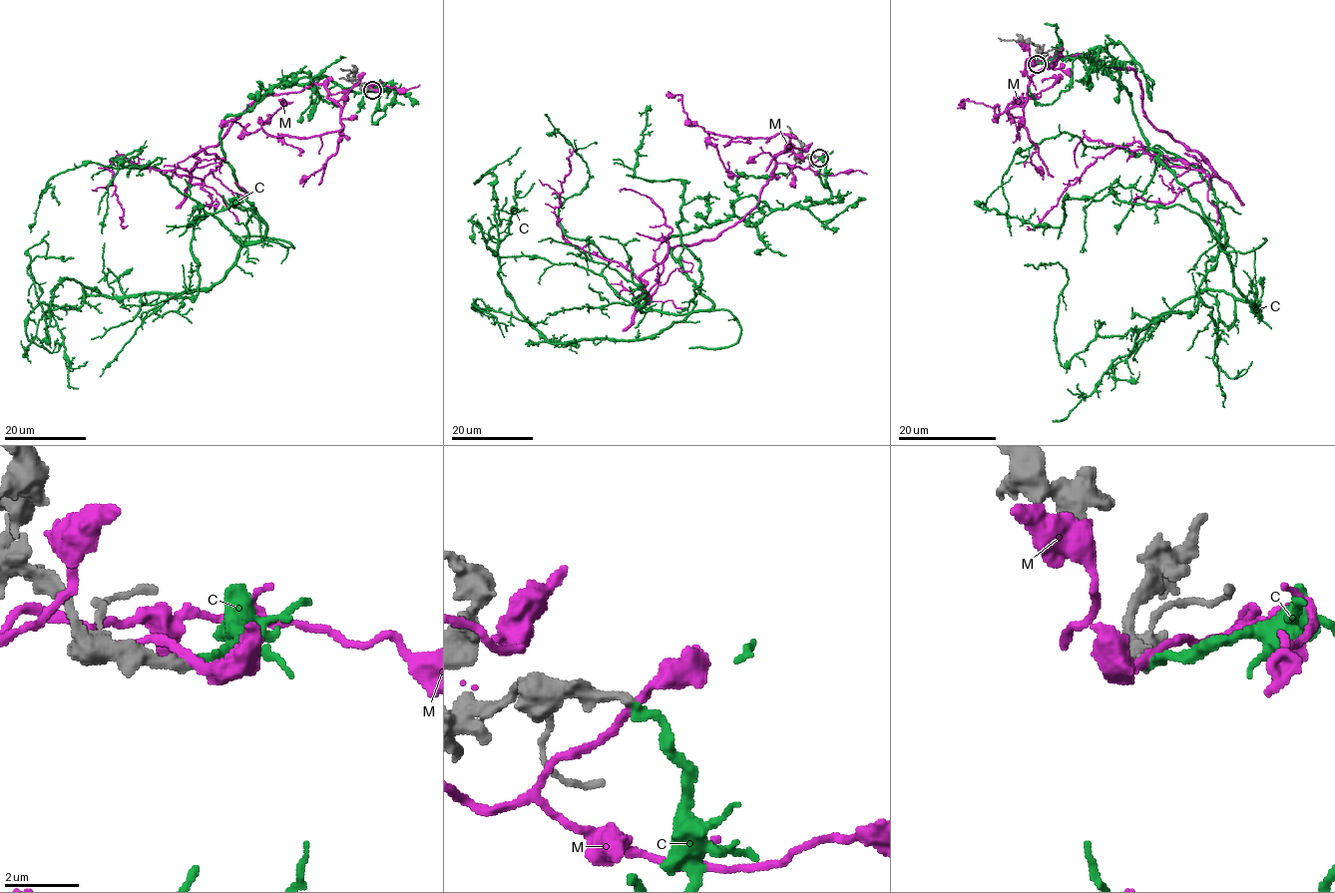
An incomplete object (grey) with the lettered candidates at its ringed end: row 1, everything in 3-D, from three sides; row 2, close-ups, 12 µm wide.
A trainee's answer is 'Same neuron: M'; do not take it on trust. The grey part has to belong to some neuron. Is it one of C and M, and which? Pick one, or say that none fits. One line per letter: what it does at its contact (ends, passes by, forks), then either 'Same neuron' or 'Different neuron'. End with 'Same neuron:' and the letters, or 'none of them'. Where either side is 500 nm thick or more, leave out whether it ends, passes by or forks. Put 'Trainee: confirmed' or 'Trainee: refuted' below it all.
C: It ends there. Same neuron
M: It passes by. Different neuron
Same neuron: C
Trainee: refuted

